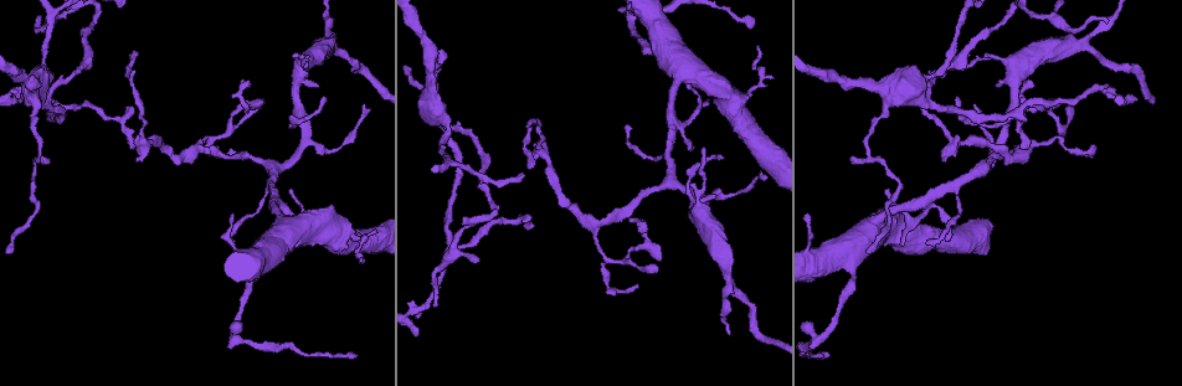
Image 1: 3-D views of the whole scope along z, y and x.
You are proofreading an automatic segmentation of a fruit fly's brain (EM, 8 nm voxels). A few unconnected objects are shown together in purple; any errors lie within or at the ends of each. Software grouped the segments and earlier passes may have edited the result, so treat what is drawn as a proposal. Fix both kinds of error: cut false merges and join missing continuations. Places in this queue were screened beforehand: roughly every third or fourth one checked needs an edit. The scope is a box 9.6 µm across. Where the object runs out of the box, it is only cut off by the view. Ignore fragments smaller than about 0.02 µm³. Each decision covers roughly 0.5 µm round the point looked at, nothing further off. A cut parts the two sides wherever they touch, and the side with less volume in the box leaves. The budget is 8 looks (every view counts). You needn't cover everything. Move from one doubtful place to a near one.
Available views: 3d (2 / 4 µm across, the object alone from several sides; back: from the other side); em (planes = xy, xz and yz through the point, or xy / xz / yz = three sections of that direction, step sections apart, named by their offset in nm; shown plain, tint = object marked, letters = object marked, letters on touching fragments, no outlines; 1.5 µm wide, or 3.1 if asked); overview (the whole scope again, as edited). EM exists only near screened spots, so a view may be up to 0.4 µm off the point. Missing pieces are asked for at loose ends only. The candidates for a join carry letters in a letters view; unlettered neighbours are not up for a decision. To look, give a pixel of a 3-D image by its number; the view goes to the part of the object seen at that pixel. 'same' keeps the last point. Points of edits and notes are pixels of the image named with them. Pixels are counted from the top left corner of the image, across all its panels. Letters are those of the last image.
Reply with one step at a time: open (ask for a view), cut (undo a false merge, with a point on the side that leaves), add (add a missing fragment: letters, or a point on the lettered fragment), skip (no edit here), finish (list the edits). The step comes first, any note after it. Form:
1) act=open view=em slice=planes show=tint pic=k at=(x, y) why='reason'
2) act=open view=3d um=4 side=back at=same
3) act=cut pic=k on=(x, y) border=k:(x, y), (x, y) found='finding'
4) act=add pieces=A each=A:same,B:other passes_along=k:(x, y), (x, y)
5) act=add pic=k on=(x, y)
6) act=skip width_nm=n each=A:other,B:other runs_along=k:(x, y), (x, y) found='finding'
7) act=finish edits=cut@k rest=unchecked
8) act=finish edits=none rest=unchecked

act=open view=3d um=2 pic=1 at=(131, 107) why='thin end'

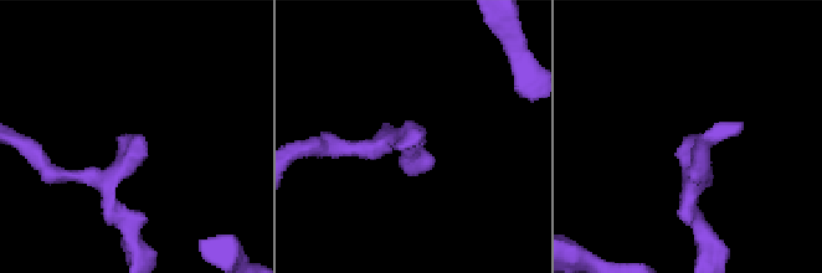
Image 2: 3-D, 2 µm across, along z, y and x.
act=open view=em slice=planes show=letters pic=2 at=(418, 144) why='now the EM'

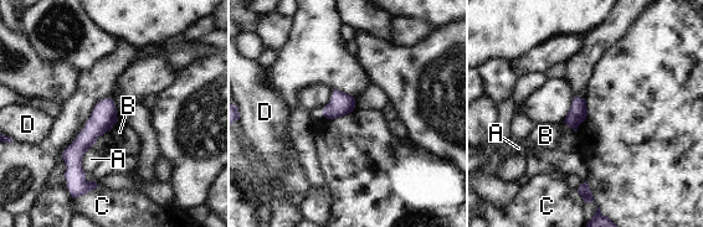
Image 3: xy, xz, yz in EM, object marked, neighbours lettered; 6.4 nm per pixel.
act=skip longest_contact=A:170nm each=A:other,B:other,C:other,D:other border=3:(563, 122), (575, 130) found='no lettered fragment goes on from it'

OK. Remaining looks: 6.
act=open view=em slice=xz step=8 show=tint pic=1 at=(953, 144) why='sharp bend'

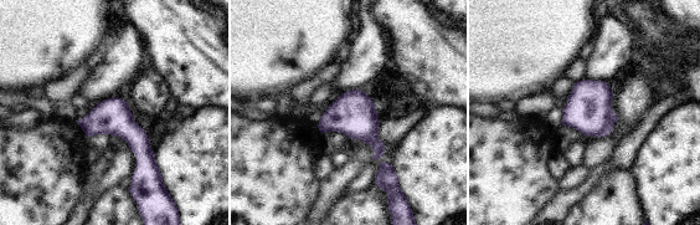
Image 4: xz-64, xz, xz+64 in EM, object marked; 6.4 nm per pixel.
act=open view=em slice=planes show=letters at=same

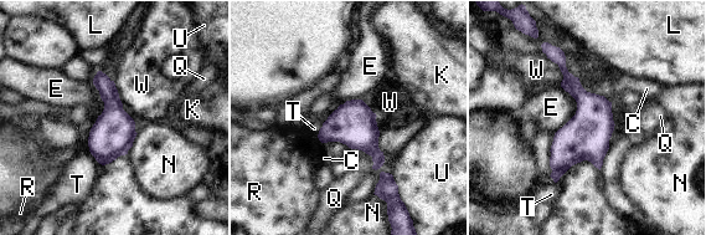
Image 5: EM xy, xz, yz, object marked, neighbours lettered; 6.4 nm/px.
act=skip each=C:other,E:other,K:other,L:other,N:other,Q:other,R:other,T:other,U:other,W:other found='one neuron here'

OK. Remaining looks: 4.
act=open view=em slice=planes show=tint pic=1 at=(307, 64) why='free end'

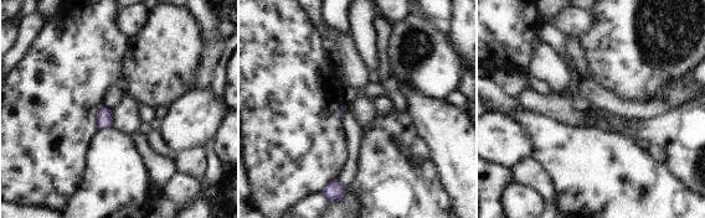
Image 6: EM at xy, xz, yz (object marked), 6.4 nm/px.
act=open view=em slice=planes show=letters at=same

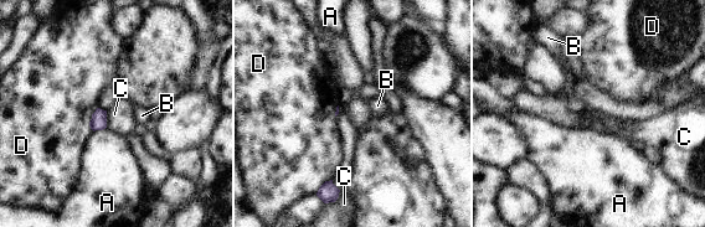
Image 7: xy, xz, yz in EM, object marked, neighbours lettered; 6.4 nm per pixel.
act=skip each=A:other,B:other,C:other,D:other border=7:(106, 111), (107, 127) found='no lettered fragment goes on from it'

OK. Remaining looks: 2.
act=open view=3d um=4 side=back pic=1 at=(436, 306) why='thin end'

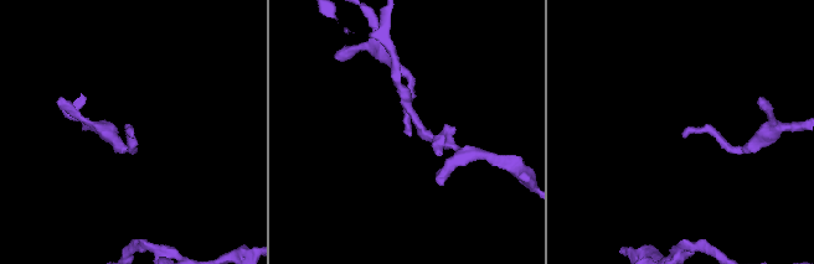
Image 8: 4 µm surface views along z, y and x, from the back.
act=open view=em slice=planes show=letters pic=8 at=(684, 137) why='shape alone is not enough'

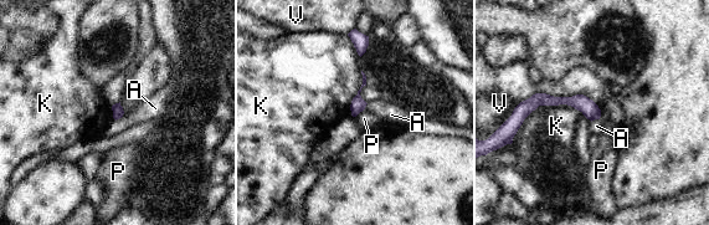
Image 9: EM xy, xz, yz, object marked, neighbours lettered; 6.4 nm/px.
act=skip each=A:other,K:other,P:other,V:other runs_along=9:(519, 111), (576, 101), (597, 113) found='no lettered fragment goes on from it'

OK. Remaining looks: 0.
act=finish edits=none rest=unchecked

